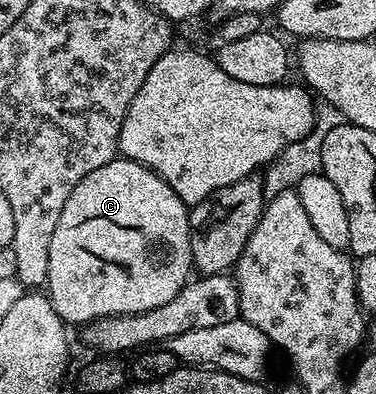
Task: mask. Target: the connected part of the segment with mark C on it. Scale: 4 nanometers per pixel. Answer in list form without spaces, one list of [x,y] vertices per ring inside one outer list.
[[[115,157],[112,161],[108,161],[108,165],[100,165],[100,169],[92,169],[92,173],[88,173],[88,177],[84,177],[84,181],[80,181],[80,185],[72,189],[72,197],[64,201],[64,213],[60,213],[56,233],[52,233],[52,249],[48,249],[48,277],[44,287],[63,323],[85,325],[109,315],[139,315],[148,309],[166,305],[168,301],[172,301],[172,297],[176,297],[176,293],[180,293],[182,287],[191,282],[193,265],[190,248],[190,213],[187,203],[180,201],[174,190],[152,169],[131,159]]]

